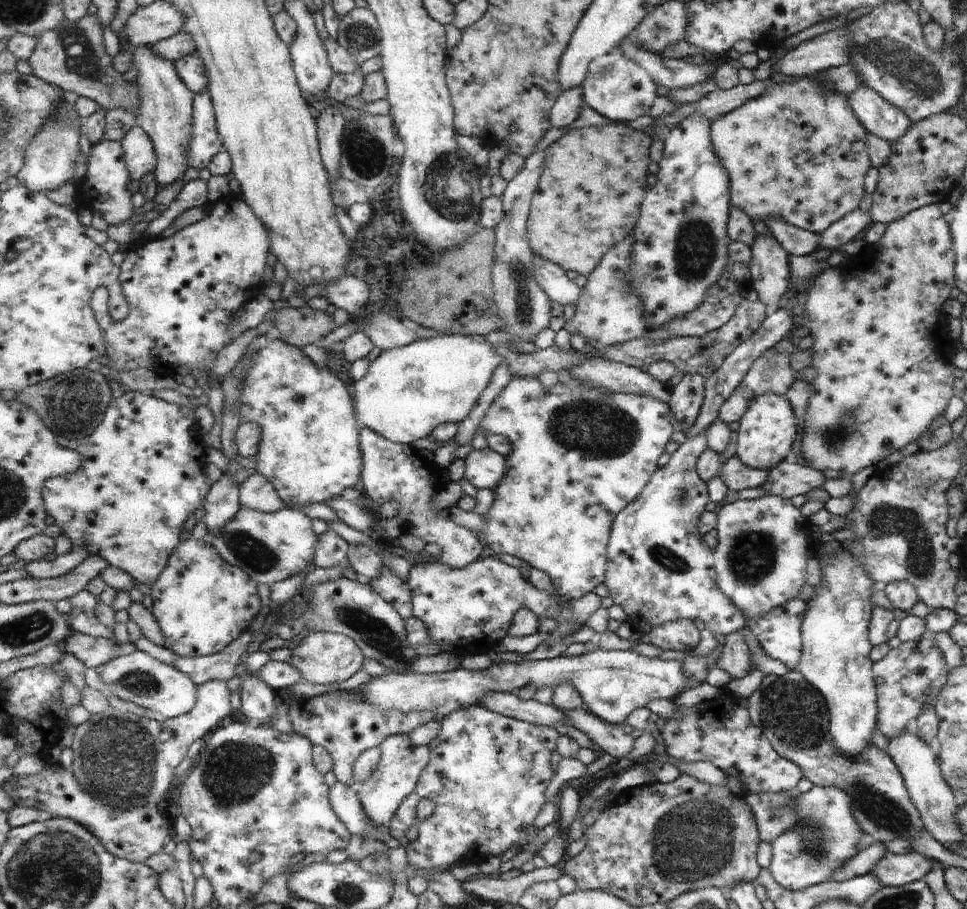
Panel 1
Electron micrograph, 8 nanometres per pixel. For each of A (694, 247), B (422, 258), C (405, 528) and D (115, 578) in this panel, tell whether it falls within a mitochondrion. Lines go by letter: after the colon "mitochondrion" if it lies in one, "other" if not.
A: mitochondrion
B: other
C: other
D: other

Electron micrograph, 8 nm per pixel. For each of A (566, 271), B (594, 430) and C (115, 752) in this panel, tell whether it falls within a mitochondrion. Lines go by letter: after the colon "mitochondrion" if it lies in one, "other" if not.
A: other
B: mitochondrion
C: mitochondrion

